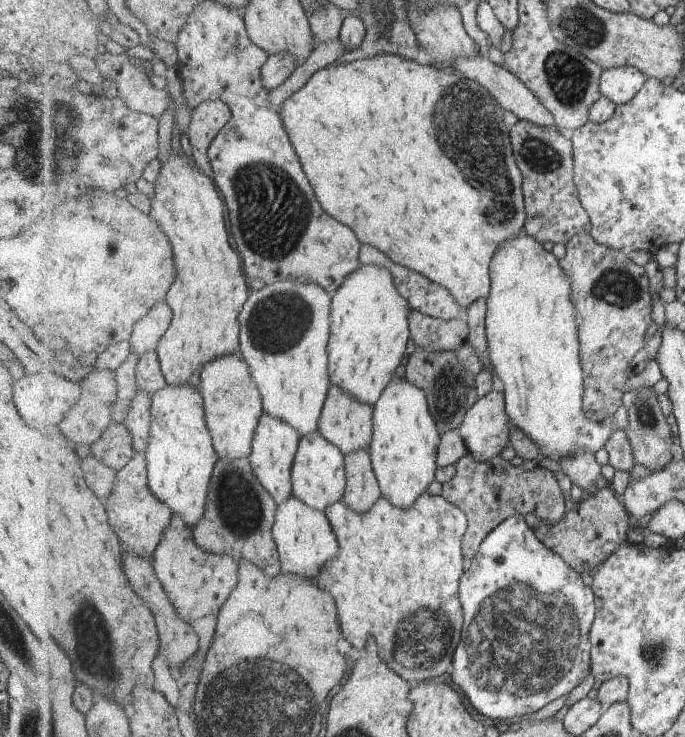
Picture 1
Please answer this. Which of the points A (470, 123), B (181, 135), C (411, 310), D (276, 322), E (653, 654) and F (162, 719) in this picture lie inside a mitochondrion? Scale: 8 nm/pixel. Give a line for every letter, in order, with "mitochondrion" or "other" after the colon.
A: mitochondrion
B: other
C: other
D: mitochondrion
E: mitochondrion
F: other

